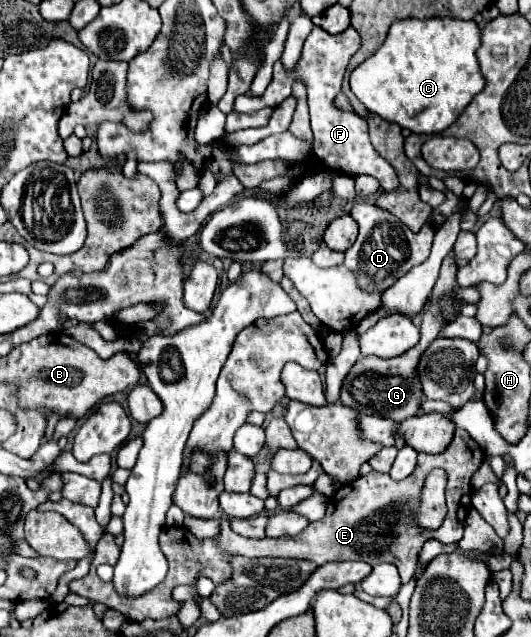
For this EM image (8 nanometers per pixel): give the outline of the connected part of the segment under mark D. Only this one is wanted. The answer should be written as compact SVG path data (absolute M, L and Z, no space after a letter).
M361 198L351 208L351 218L359 224L359 236L355 244L345 252L345 266L355 274L357 284L365 292L385 292L401 276L405 276L415 264L423 264L429 258L433 242L433 226L425 224L419 232L411 232L401 220L379 206L365 204Z

